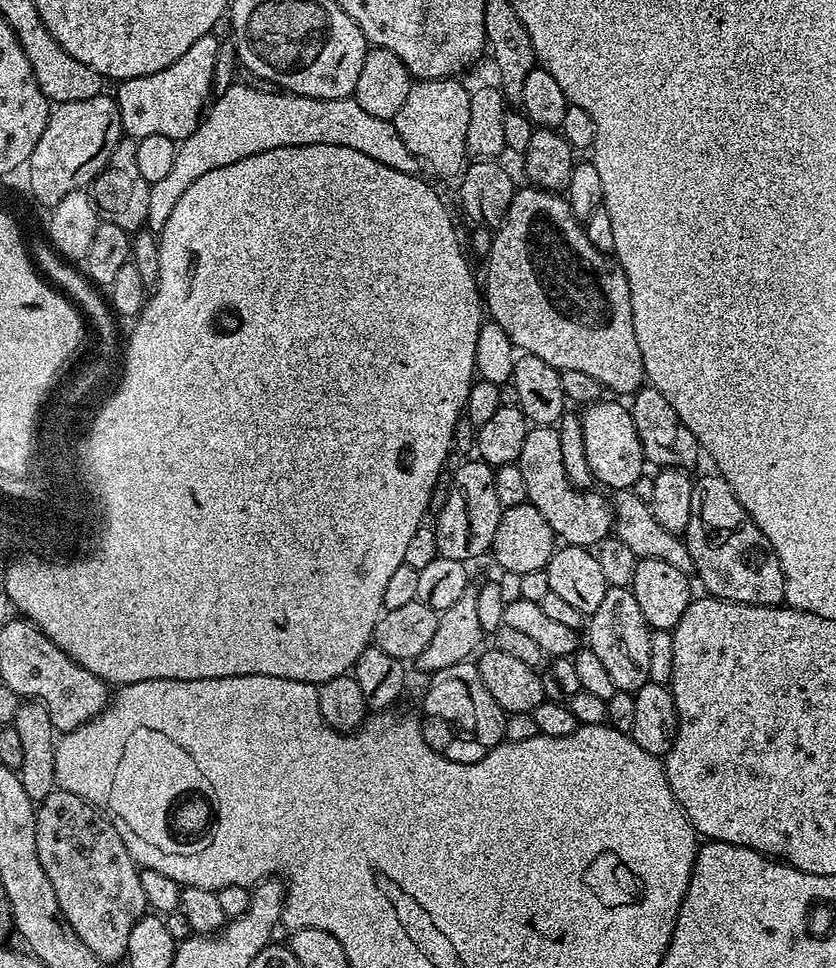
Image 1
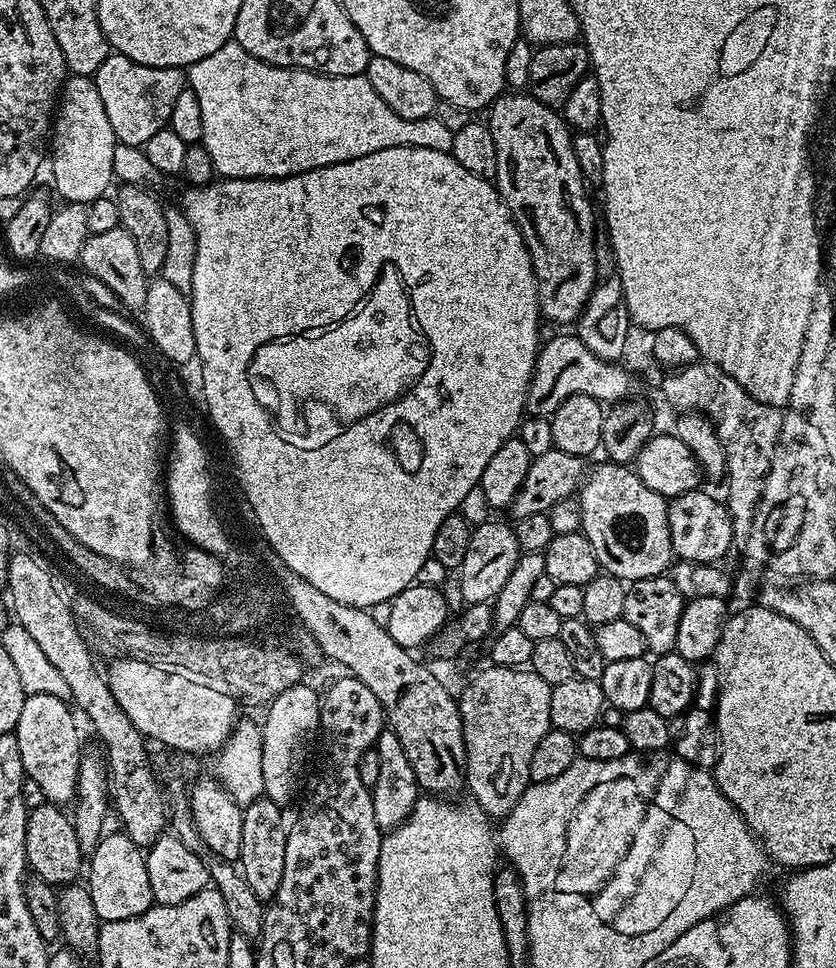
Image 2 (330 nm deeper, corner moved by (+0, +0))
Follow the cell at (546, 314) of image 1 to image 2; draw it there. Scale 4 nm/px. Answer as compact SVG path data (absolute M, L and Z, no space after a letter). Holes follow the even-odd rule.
M505 91L499 98L490 105L492 117L487 125L490 134L494 134L494 145L498 150L498 170L494 177L496 189L500 191L500 196L504 199L504 205L510 210L513 222L520 228L522 238L528 247L528 253L532 259L532 269L536 275L536 285L538 286L538 298L540 299L540 314L545 321L553 320L556 324L570 325L577 319L588 301L588 297L596 288L598 275L596 276L596 224L598 228L598 216L592 213L592 204L588 201L588 192L584 189L584 176L580 173L580 160L576 157L576 148L572 145L573 133L567 124L564 123L563 115L555 108L547 108L542 102L538 102L527 91L511 92Z

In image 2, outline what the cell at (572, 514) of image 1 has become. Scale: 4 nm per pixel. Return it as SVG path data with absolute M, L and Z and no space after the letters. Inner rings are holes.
M603 462L585 475L578 499L582 510L580 531L594 546L601 569L619 580L633 582L662 576L673 563L668 500L660 496L631 467Z

